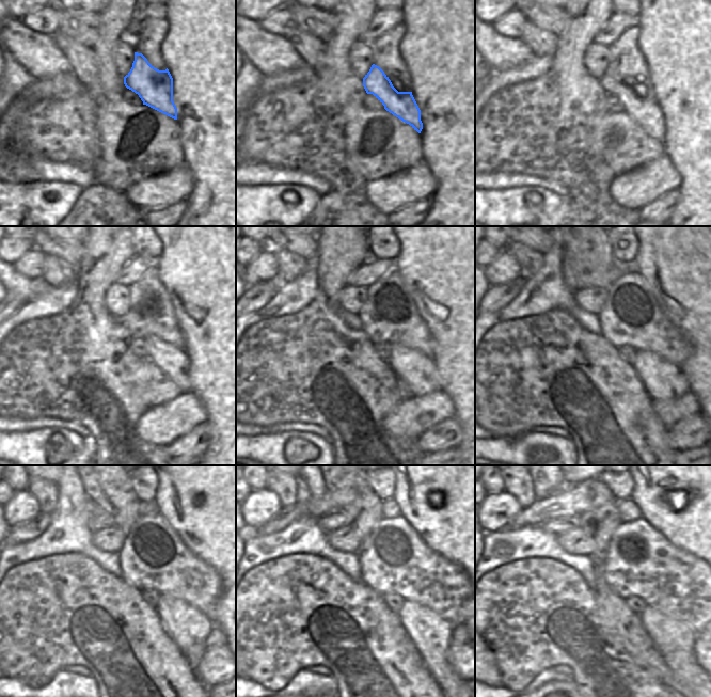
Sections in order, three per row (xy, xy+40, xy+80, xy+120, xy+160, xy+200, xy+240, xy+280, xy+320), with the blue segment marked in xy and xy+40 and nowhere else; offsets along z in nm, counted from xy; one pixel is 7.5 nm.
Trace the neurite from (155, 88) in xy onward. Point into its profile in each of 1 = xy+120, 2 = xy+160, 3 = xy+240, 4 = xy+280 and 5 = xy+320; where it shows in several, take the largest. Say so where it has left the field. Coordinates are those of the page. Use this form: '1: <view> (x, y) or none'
1: xy+120 (173, 361)
2: xy+160 (415, 369)
3: xy+240 (188, 627)
4: xy+280 (425, 628)
5: xy+320 (665, 633)

